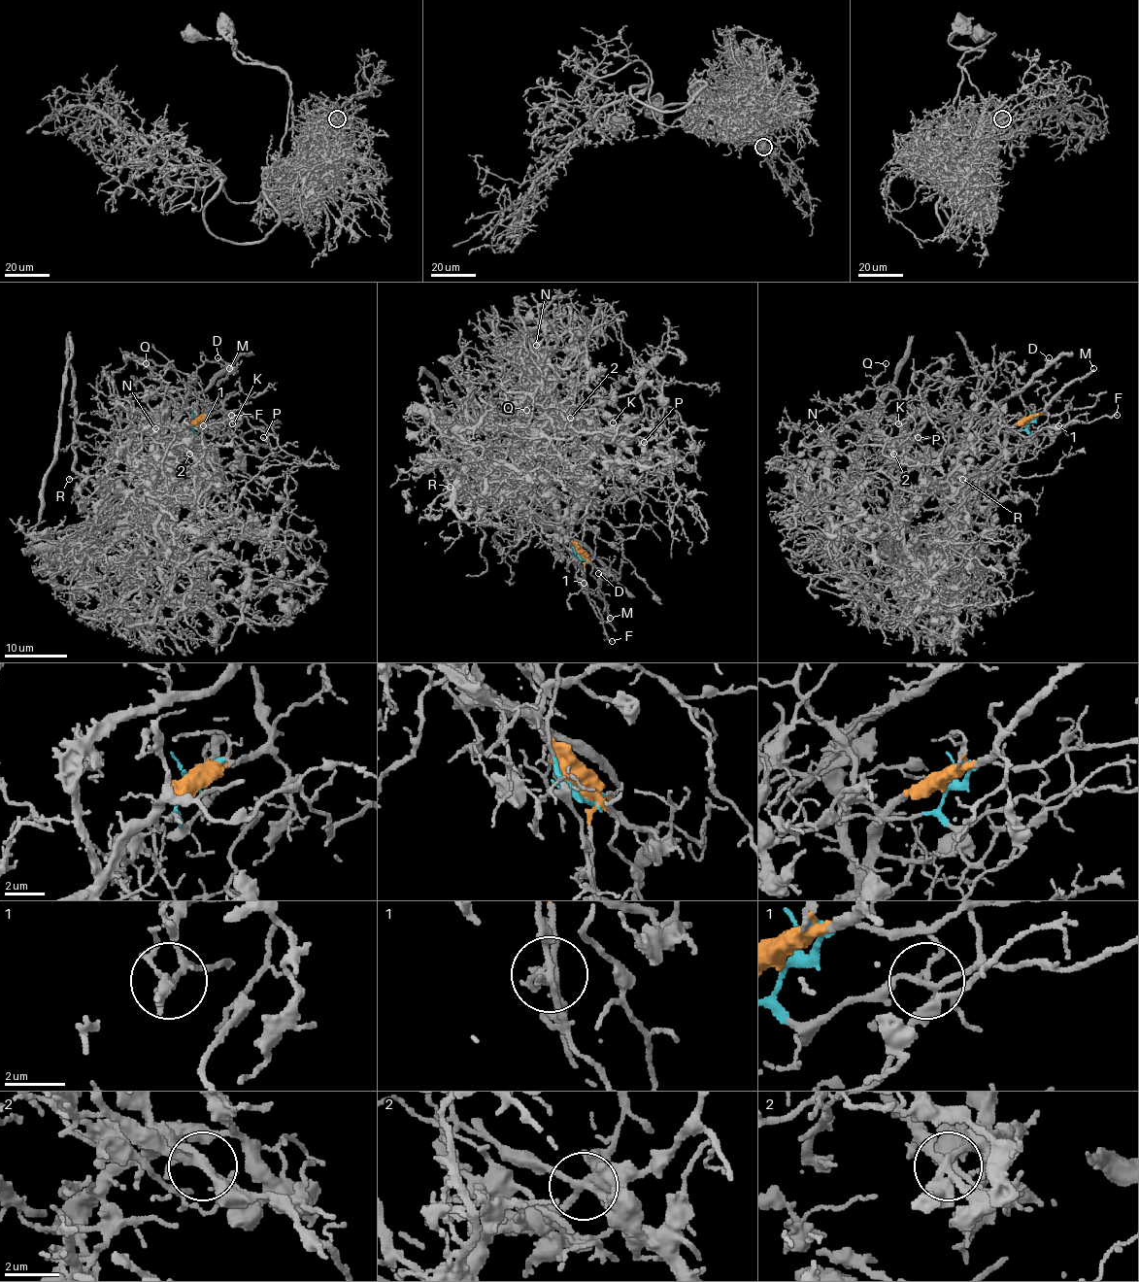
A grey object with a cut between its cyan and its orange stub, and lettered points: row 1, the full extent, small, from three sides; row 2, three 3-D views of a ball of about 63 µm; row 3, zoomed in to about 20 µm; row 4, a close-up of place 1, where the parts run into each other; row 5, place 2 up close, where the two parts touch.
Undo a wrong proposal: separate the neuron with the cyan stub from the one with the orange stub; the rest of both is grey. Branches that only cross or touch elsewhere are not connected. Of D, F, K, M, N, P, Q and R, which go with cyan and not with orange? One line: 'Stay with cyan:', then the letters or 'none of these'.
Stay with cyan: F, Q

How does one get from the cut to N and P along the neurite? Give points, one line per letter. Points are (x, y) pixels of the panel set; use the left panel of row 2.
N: (197, 420), (169, 446), (164, 415), (131, 414), (133, 432), (110, 457), (141, 432), (154, 440), (154, 429)
P: (197, 420), (169, 446), (164, 415), (126, 422), (245, 417), (264, 437)

